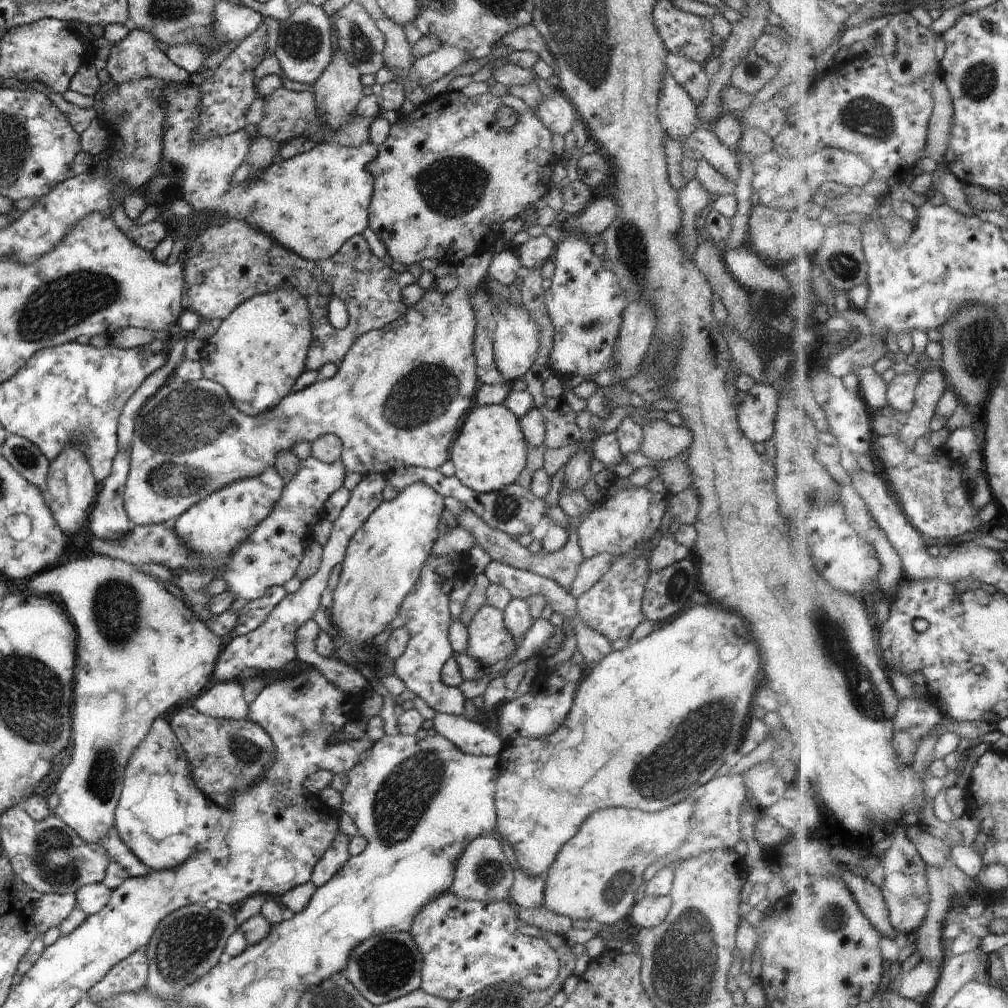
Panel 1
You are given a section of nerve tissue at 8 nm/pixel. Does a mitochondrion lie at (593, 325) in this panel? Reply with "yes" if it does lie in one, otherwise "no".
yes

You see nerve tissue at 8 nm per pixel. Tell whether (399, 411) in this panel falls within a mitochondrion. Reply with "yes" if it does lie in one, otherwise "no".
yes

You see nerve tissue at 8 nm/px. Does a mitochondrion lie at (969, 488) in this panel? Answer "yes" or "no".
no

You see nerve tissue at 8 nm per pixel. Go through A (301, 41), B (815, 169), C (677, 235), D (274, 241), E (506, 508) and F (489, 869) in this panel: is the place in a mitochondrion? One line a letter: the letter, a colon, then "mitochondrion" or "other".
A: mitochondrion
B: other
C: other
D: other
E: mitochondrion
F: mitochondrion

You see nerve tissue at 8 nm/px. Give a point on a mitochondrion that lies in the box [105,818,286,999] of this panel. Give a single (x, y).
(187, 943)

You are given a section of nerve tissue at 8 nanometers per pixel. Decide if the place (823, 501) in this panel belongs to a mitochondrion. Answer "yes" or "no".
yes

